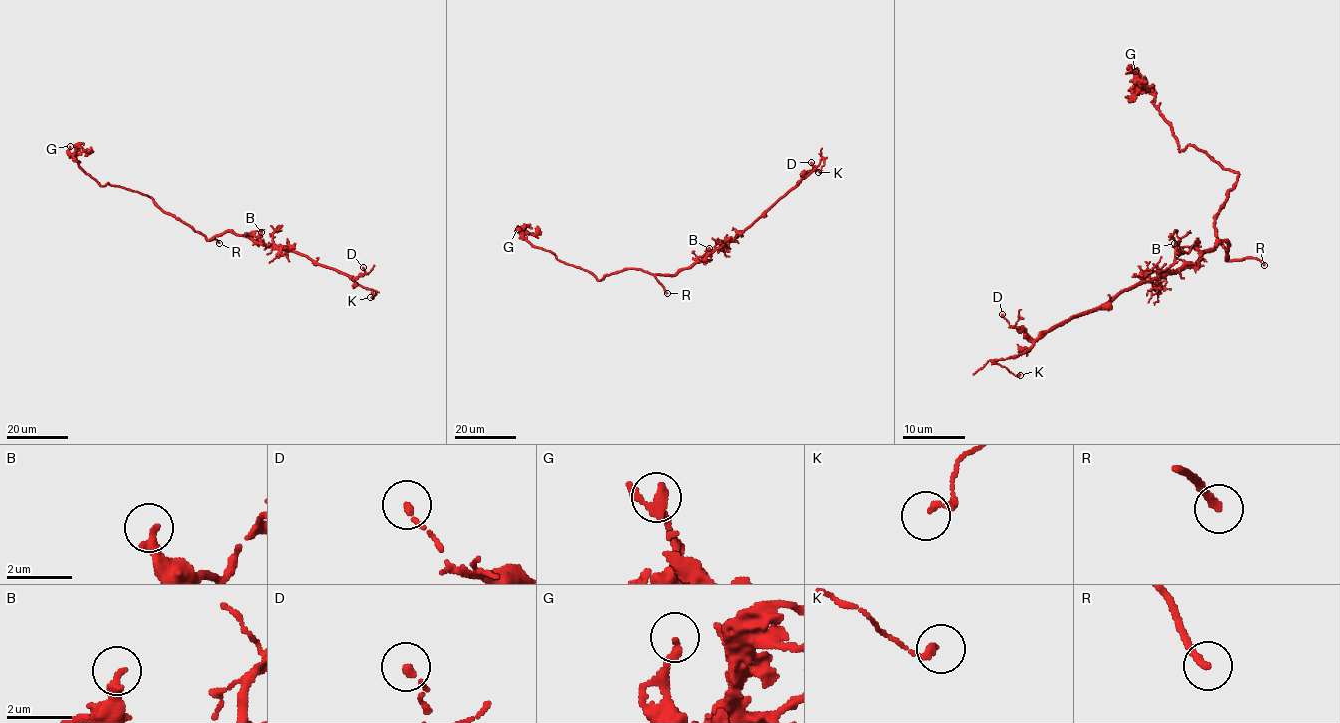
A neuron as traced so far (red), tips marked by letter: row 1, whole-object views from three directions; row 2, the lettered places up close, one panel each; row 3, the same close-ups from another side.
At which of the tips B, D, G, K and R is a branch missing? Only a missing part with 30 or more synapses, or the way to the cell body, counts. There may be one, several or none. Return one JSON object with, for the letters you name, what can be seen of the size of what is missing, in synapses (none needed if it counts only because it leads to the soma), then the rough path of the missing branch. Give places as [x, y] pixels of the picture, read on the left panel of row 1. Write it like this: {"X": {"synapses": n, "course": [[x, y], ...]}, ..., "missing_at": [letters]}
{"R": {"course": [[219, 243], [227, 253], [252, 255], [267, 263], [278, 257], [275, 246], [268, 257]]}, "missing_at": ["R"]}

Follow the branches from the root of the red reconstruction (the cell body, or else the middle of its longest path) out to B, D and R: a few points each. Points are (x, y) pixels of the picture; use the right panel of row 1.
B: (1227, 245), (1222, 241), (1216, 248), (1202, 251), (1191, 248), (1183, 252), (1174, 243)
D: (1227, 245), (1222, 241), (1191, 265), (1123, 289), (1103, 307), (1053, 325), (1034, 339), (1010, 325), (1002, 314)
R: (1227, 245), (1228, 260), (1258, 258), (1264, 265)

